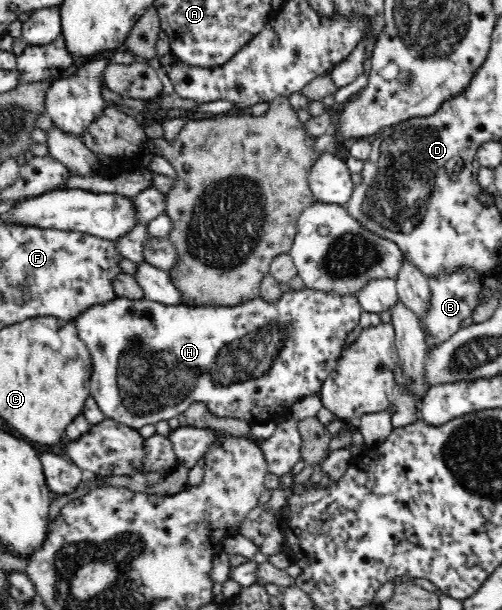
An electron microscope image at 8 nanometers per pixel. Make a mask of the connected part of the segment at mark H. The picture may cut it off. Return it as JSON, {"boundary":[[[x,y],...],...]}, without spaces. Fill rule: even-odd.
{"boundary":[[[307,286],[301,289],[280,292],[276,300],[264,300],[261,296],[249,301],[242,301],[234,306],[198,305],[184,306],[183,304],[165,305],[156,301],[145,299],[131,299],[115,296],[106,302],[87,306],[72,317],[79,339],[88,347],[92,359],[92,372],[90,378],[90,394],[95,398],[97,405],[103,410],[103,415],[117,423],[126,425],[131,429],[139,429],[143,425],[155,424],[161,419],[167,421],[177,417],[185,411],[193,400],[207,404],[207,408],[216,416],[237,417],[255,423],[277,422],[280,418],[289,416],[291,407],[304,397],[318,394],[323,383],[331,376],[331,371],[337,363],[349,333],[359,325],[362,312],[357,294],[339,294],[325,292],[320,289],[311,289]]]}

